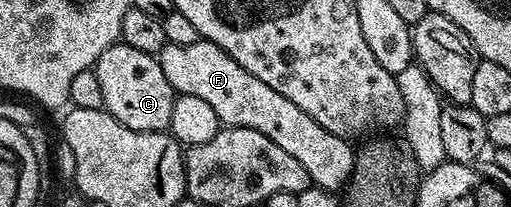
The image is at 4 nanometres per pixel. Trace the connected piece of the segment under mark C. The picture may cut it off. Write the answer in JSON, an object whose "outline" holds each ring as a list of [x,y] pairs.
{"outline":[[[119,40],[112,48],[108,48],[98,57],[96,69],[100,89],[104,92],[104,109],[116,120],[120,120],[120,124],[140,132],[169,131],[176,91],[168,84],[168,76],[164,76],[164,68],[160,68],[155,55],[140,52],[137,48],[132,48],[128,43]]]}

